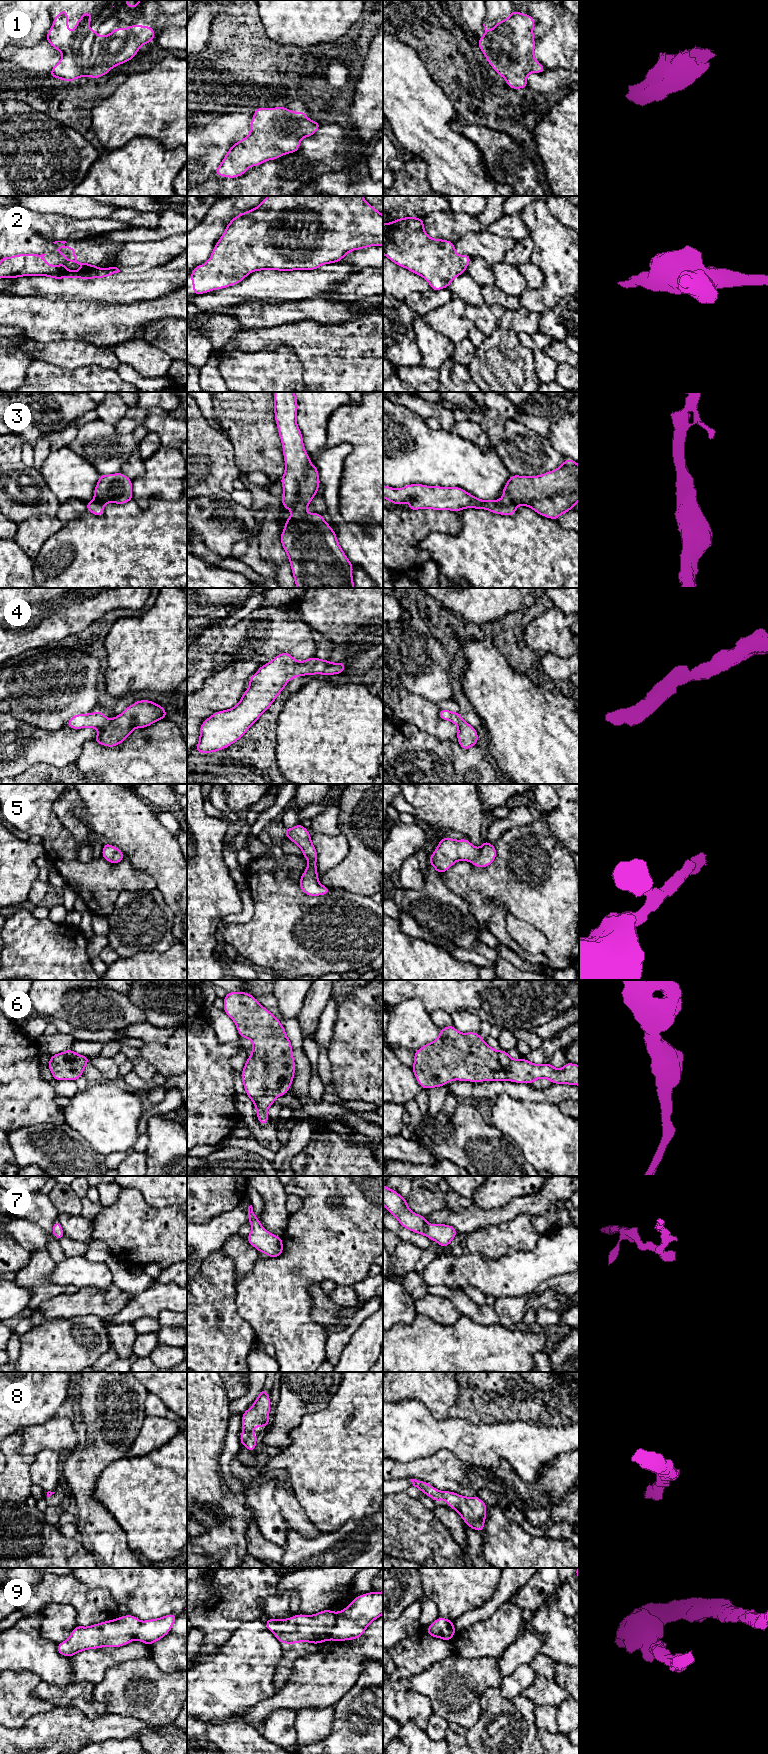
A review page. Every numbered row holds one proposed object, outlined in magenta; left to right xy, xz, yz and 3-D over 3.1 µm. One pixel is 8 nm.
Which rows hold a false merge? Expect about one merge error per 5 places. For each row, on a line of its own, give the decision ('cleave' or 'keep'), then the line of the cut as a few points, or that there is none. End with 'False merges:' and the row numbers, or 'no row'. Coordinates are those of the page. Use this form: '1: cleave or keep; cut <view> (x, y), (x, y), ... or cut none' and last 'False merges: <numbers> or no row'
1: keep; cut none
2: keep; cut none
3: keep; cut none
4: keep; cut none
5: keep; cut none
6: keep; cut none
7: keep; cut none
8: keep; cut none
9: cleave; cut xz (336, 1613), (336, 1622), (330, 1638)
False merges: 9

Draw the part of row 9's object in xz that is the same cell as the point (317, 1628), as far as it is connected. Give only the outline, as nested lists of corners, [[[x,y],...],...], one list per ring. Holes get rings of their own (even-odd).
[[[323,1610],[314,1615],[297,1614],[282,1620],[265,1619],[265,1622],[267,1629],[280,1643],[320,1644],[331,1639],[331,1632],[336,1623],[336,1613],[332,1610]]]

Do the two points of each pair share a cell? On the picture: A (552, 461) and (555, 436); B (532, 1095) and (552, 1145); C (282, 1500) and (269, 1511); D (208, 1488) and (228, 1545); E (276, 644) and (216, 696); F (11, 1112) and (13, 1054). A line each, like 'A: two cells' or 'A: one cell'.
A: two cells
B: two cells
C: two cells
D: one cell
E: two cells
F: one cell

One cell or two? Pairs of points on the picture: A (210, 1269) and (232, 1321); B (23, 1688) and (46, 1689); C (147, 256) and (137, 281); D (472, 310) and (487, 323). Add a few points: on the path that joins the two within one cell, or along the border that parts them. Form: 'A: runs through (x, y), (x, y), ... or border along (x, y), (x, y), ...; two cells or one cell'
A: runs through (216, 1282), (216, 1305), (219, 1308); one cell
B: border along (40, 1681), (34, 1693), (52, 1704); two cells
C: border along (164, 265), (137, 272), (120, 271); two cells
D: runs through (476, 314), (483, 319); one cell

